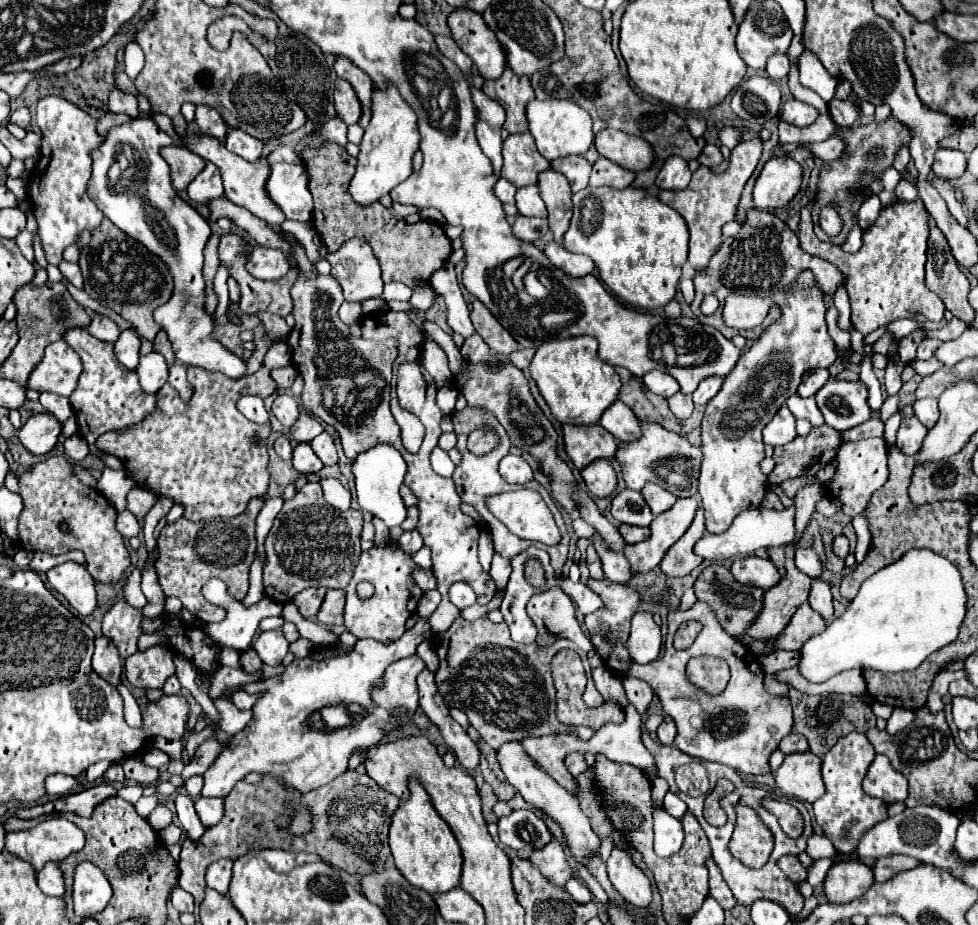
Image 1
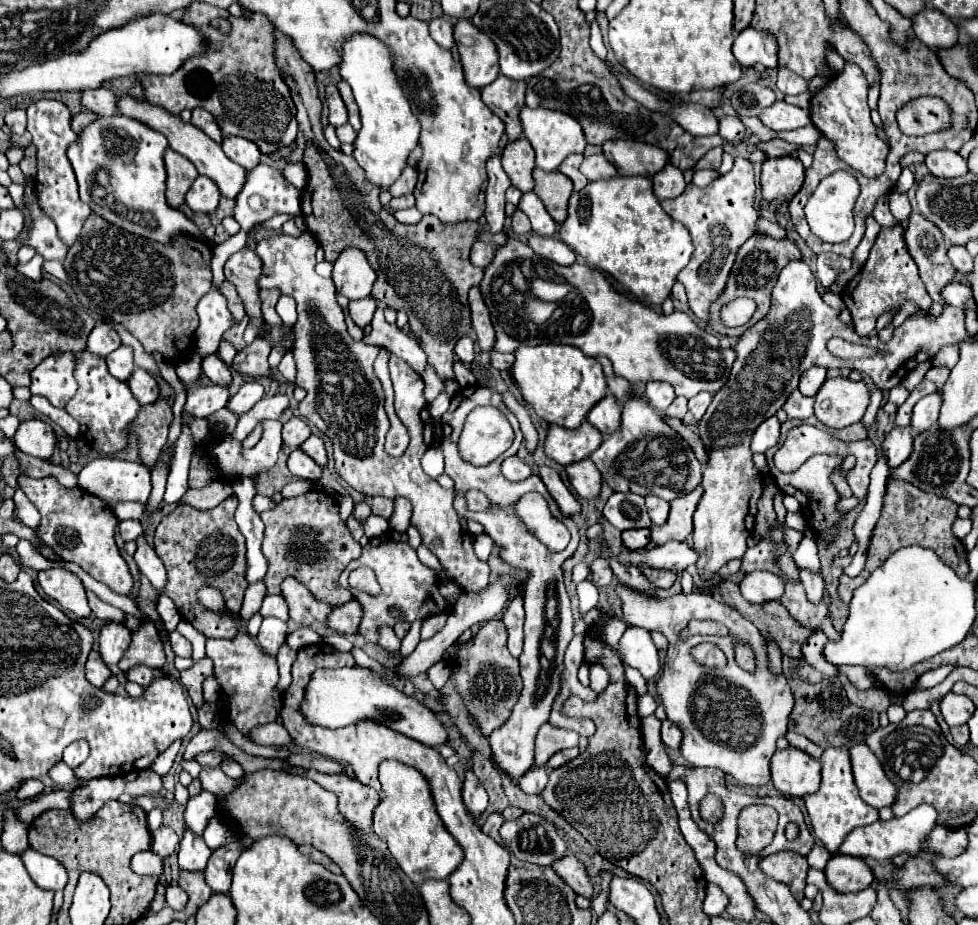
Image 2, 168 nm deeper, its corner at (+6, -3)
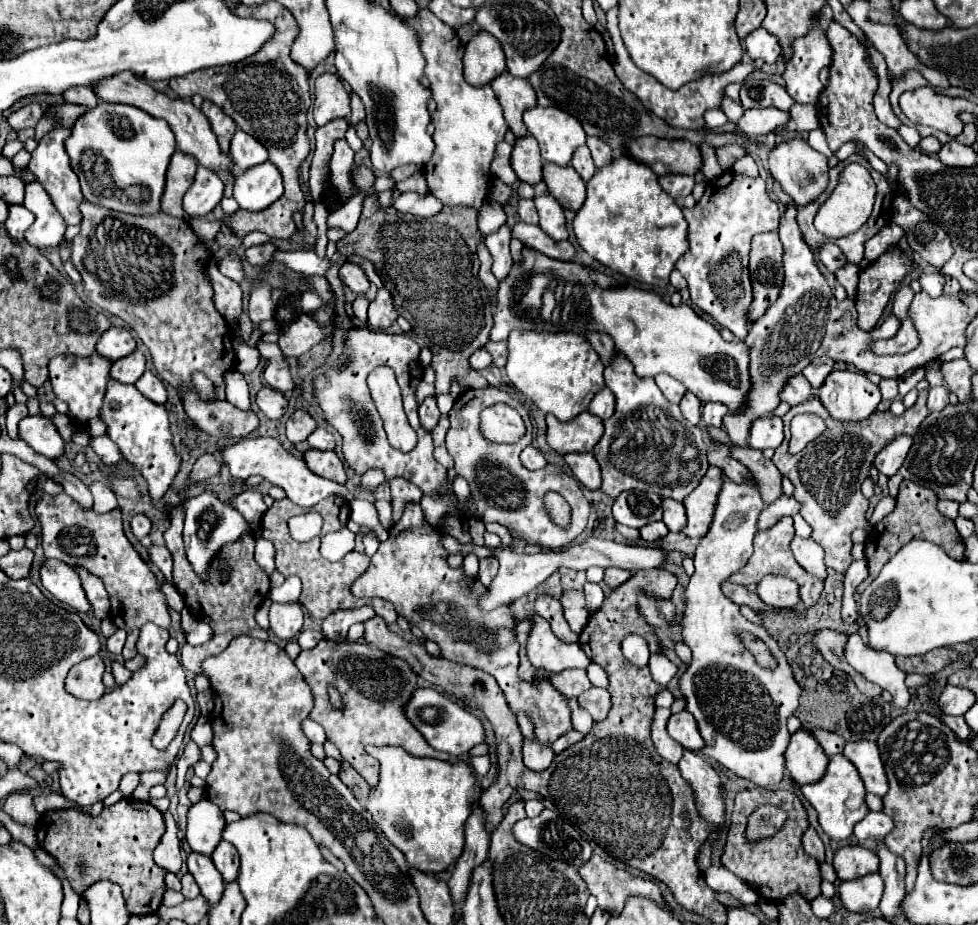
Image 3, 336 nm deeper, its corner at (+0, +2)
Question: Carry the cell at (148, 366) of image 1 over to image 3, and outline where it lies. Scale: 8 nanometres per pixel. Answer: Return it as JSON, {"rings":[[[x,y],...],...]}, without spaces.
{"rings":[[[145,371],[143,377],[139,379],[139,383],[135,383],[135,387],[137,387],[147,399],[151,399],[151,401],[155,401],[155,403],[159,403],[159,405],[163,405],[163,403],[167,401],[167,391],[165,391],[165,387],[163,387],[163,381],[161,381],[157,375],[153,375],[151,371]]]}

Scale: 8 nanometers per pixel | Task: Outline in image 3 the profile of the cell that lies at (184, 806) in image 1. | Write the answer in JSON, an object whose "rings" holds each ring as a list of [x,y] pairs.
{"rings":[[[189,855],[187,857],[187,867],[191,871],[191,875],[195,877],[197,885],[201,887],[201,895],[205,897],[207,905],[213,907],[221,901],[223,897],[223,889],[225,889],[225,883],[219,875],[219,871],[215,869],[213,861],[207,859],[205,855]]]}

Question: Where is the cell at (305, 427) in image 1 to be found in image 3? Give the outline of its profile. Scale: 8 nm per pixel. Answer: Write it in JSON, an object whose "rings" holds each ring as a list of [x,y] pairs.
{"rings":[[[297,409],[289,419],[287,419],[287,439],[291,443],[299,443],[299,441],[305,441],[313,431],[315,431],[317,423],[315,419],[303,411],[303,409]]]}

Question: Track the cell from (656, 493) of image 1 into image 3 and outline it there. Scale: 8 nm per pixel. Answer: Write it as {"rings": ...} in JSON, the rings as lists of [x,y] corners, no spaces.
{"rings":[[[663,499],[663,523],[669,527],[673,533],[681,533],[687,525],[687,515],[683,503],[675,499]]]}

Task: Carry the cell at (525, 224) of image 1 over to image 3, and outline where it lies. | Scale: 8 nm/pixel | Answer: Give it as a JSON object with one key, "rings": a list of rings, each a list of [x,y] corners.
{"rings":[[[519,199],[519,207],[517,207],[517,213],[523,221],[527,223],[537,223],[537,211],[535,211],[535,205],[533,205],[533,199]]]}

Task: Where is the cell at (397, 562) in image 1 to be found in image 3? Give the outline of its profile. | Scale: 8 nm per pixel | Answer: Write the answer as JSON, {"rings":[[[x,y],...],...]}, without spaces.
{"rings":[[[419,503],[405,505],[401,521],[389,529],[389,539],[379,545],[377,553],[371,557],[369,569],[353,583],[351,593],[358,598],[379,597],[393,603],[399,615],[409,623],[415,623],[427,639],[441,647],[445,659],[491,673],[503,689],[509,709],[513,713],[523,711],[531,719],[535,737],[541,743],[553,743],[573,729],[567,697],[559,693],[549,679],[527,683],[517,675],[519,643],[513,609],[503,605],[493,611],[481,611],[479,597],[485,593],[485,585],[477,579],[467,579],[463,567],[449,567],[449,553],[443,547],[441,537],[441,531],[423,519]]]}

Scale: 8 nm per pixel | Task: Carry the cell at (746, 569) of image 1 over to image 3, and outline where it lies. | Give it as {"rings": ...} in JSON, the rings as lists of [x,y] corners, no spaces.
{"rings":[[[773,575],[763,579],[757,587],[757,595],[761,601],[775,609],[793,609],[799,605],[799,585],[793,579]]]}

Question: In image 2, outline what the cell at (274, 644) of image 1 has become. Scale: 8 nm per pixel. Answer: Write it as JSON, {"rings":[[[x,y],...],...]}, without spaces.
{"rings":[[[263,618],[261,630],[257,634],[257,642],[267,656],[275,658],[279,648],[285,644],[285,636],[287,636],[285,622],[281,622],[279,618]]]}

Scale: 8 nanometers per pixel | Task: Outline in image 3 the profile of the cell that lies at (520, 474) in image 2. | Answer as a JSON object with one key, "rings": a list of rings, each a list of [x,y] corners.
{"rings":[[[529,445],[529,447],[523,449],[523,453],[521,453],[521,461],[525,463],[527,469],[541,469],[541,467],[547,465],[545,455],[543,455],[537,447],[533,447],[533,445]]]}

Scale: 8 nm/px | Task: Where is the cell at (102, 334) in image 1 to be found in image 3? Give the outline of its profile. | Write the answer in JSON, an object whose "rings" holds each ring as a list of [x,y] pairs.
{"rings":[[[121,327],[107,329],[97,343],[97,353],[109,361],[123,359],[133,351],[135,351],[135,339],[127,329]]]}

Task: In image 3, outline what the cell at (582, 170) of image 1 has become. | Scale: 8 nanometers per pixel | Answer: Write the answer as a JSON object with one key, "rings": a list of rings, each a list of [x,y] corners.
{"rings":[[[587,145],[579,147],[579,149],[573,153],[571,165],[575,167],[575,171],[577,171],[585,181],[589,181],[589,179],[593,177],[595,169],[597,169],[597,167],[595,167],[595,163],[593,163],[593,157],[591,157],[591,153],[589,153],[589,147],[587,147]]]}

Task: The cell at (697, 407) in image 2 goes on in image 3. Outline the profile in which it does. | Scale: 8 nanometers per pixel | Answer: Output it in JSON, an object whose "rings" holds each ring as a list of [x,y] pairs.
{"rings":[[[705,403],[701,419],[703,419],[703,423],[721,429],[723,427],[723,415],[727,415],[727,413],[729,413],[729,409],[723,407],[723,403],[721,405],[719,403]]]}

